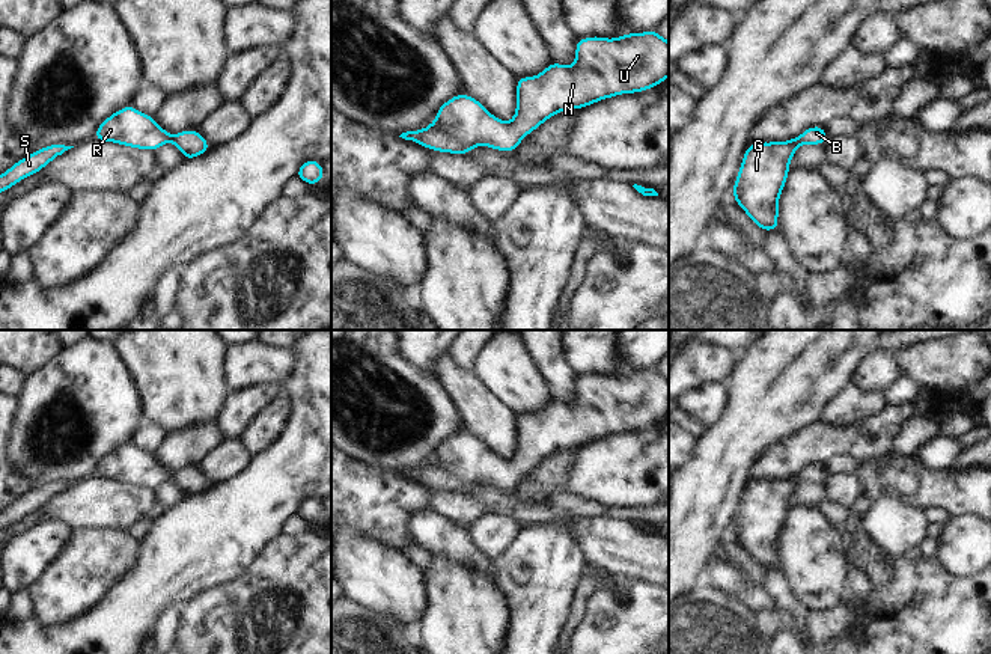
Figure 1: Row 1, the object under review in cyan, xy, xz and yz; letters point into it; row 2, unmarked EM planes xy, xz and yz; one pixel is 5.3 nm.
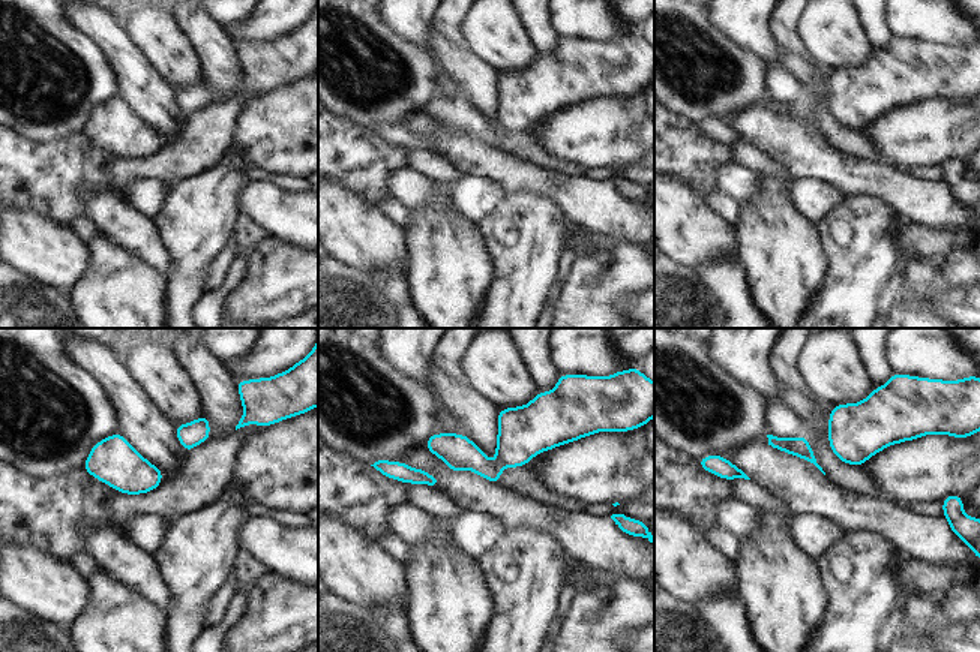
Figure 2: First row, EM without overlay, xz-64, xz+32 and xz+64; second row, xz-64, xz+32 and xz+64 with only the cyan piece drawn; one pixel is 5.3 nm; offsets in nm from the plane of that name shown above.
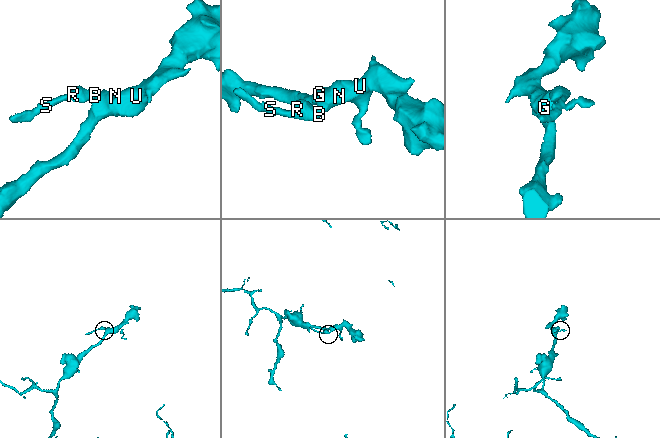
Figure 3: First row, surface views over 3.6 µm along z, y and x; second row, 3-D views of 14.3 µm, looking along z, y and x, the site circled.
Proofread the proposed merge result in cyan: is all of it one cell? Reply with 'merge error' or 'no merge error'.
no merge error

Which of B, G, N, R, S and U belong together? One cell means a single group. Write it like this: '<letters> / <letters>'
B G N R S U

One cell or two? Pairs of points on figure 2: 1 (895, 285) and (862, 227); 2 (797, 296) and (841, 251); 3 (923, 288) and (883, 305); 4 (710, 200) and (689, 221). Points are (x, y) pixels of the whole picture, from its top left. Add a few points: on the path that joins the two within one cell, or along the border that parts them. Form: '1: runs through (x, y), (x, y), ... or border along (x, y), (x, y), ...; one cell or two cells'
1: border along (893, 273), (878, 297), (877, 311); two cells
2: border along (818, 231), (826, 257), (826, 276), (814, 299); two cells
3: border along (902, 279), (899, 294), (889, 312); two cells
4: border along (700, 197), (716, 215), (733, 225); two cells

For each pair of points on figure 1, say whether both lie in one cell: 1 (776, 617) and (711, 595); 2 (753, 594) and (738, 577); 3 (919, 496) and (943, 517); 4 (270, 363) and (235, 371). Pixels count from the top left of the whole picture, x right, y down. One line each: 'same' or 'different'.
1: same
2: same
3: different
4: same

